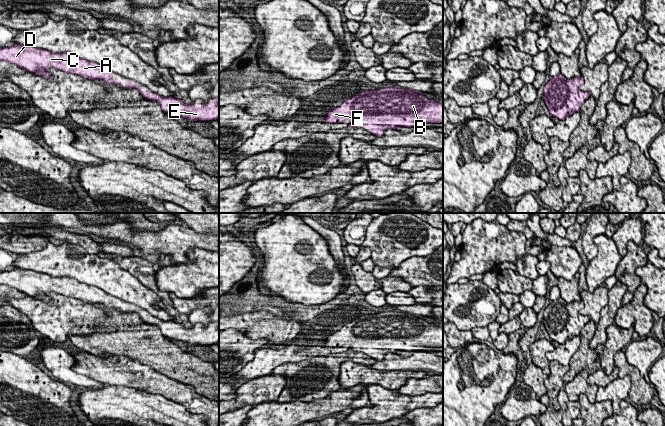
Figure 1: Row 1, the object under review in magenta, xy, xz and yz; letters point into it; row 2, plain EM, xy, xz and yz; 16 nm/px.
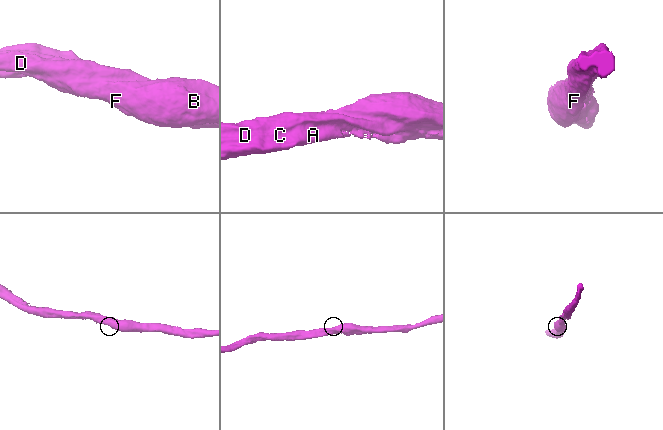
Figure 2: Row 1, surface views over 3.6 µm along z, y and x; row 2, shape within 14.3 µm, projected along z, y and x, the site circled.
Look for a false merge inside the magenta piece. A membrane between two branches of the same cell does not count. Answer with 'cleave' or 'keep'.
keep

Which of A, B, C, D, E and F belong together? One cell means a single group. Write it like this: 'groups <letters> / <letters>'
groups A B C D E F

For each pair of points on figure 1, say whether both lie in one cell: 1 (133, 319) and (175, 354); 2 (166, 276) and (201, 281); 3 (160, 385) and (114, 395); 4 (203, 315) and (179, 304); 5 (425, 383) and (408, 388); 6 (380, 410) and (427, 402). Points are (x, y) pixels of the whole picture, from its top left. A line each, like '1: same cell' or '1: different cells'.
1: same cell
2: same cell
3: different cells
4: different cells
5: same cell
6: same cell

